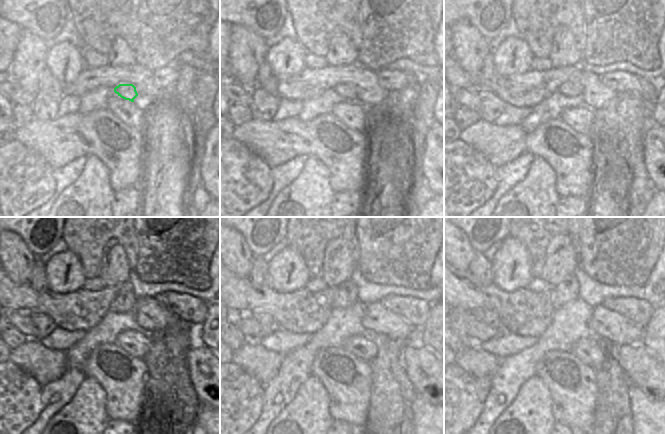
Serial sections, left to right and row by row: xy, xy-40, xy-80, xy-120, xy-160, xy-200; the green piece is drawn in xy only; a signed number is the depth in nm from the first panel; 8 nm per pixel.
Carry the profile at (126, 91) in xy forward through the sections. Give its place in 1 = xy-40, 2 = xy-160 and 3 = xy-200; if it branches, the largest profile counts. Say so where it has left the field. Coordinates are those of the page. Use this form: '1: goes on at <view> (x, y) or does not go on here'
1: goes on at xy-40 (348, 91)
2: goes on at xy-160 (347, 293)
3: goes on at xy-200 (568, 290)

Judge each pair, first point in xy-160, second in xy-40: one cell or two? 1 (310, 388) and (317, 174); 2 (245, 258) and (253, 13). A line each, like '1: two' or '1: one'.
1: one
2: two

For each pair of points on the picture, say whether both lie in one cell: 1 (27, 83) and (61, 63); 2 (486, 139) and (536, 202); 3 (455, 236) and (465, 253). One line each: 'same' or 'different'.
1: different
2: different
3: same

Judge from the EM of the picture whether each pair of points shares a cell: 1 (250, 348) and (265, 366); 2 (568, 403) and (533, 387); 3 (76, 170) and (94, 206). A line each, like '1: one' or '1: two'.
1: one
2: two
3: two

